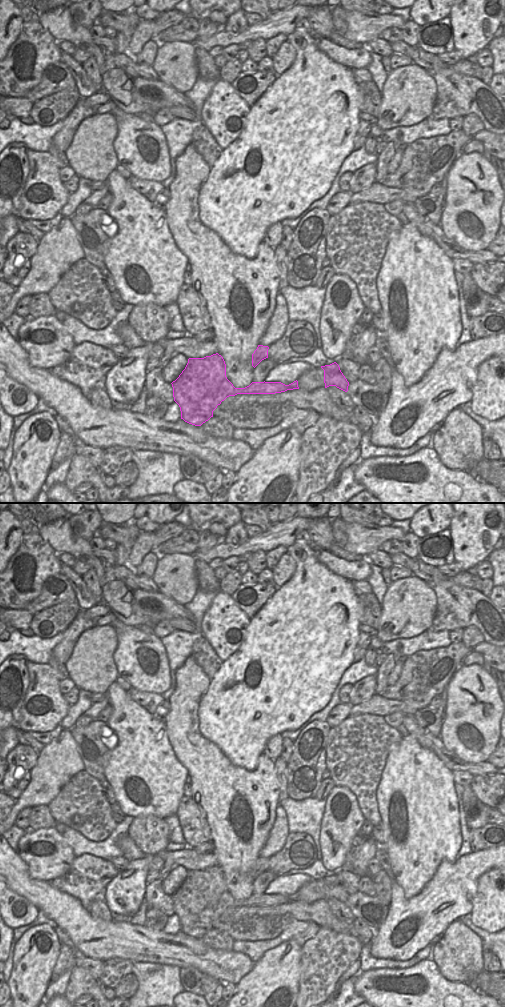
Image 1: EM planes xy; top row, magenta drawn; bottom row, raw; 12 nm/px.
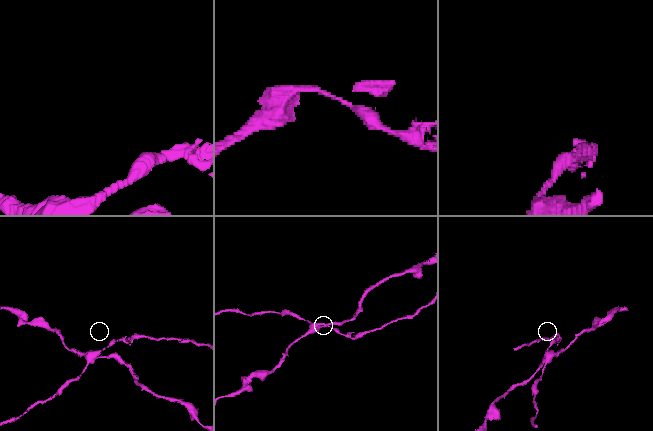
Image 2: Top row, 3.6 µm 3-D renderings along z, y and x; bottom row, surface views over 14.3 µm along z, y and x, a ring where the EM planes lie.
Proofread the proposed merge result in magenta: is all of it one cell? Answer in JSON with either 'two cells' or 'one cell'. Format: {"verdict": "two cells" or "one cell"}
{"verdict": "two cells"}

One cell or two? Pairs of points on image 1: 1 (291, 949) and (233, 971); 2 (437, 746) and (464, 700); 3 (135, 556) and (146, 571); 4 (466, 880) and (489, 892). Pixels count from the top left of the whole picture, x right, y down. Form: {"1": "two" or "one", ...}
{"1": "two", "2": "two", "3": "two", "4": "two"}

